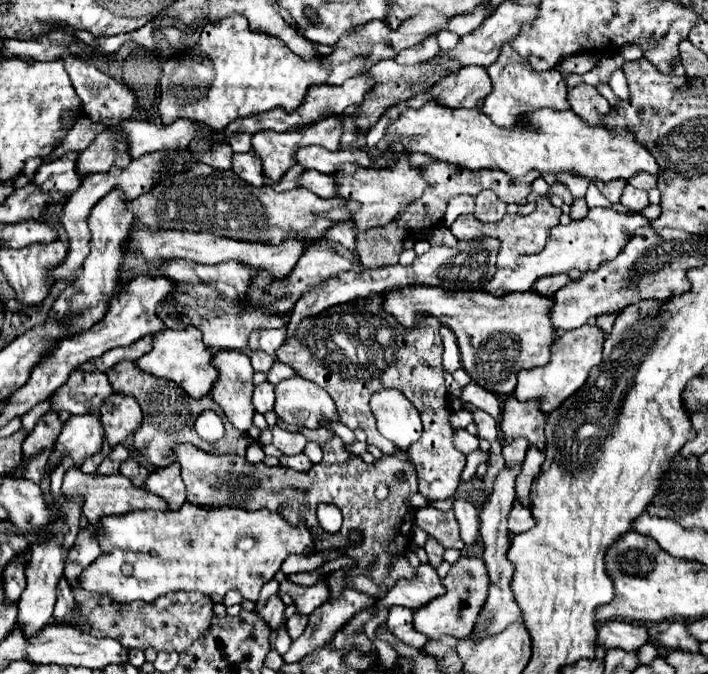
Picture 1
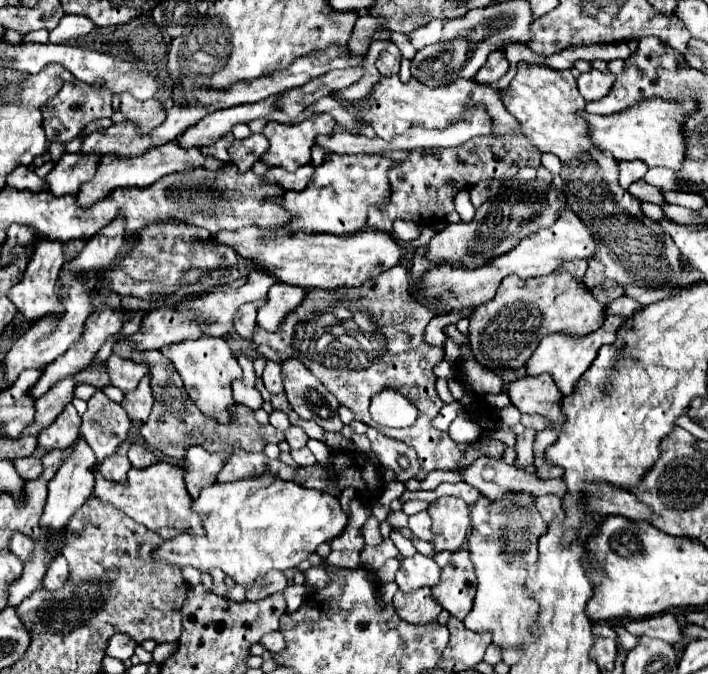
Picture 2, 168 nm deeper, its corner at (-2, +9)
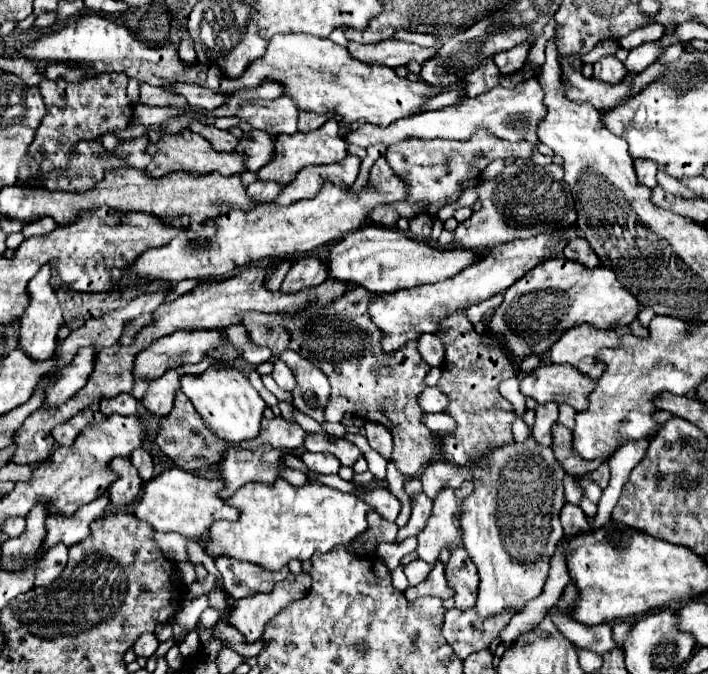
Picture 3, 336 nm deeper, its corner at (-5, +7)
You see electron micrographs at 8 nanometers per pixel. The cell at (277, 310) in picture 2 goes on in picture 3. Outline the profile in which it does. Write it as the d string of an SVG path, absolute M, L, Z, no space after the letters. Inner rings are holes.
M306 256L292 266L280 288L284 292L298 292L300 288L316 286L326 278L328 278L328 266L324 264L324 260L318 256Z

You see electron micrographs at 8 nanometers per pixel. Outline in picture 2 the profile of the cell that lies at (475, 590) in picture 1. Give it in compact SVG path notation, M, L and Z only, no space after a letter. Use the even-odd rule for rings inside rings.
M469 550L453 552L449 564L441 570L441 582L431 590L437 604L451 616L465 620L473 608L477 578Z

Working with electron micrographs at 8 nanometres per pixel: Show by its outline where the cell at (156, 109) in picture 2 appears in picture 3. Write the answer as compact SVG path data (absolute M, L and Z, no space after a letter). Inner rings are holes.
M140 84L140 100L148 106L164 106L164 104L172 104L182 108L186 104L186 98L176 94L176 92L168 92L164 88L156 88L150 84Z

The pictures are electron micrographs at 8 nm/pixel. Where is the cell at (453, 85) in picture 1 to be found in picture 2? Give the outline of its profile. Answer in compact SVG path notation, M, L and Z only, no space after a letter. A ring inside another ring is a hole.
M491 52L489 58L487 58L487 62L475 74L475 80L483 82L483 84L493 84L501 76L505 76L507 70L509 70L509 64L505 60L505 54L503 52Z

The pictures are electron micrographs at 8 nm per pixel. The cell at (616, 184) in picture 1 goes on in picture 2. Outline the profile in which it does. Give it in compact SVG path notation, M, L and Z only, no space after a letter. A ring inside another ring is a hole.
M619 162L619 184L627 190L633 182L641 180L647 172L643 162Z

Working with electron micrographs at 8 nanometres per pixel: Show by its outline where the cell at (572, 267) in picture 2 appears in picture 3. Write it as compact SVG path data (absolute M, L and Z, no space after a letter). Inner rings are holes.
M578 236L578 240L572 240L572 244L568 244L564 248L564 256L568 260L576 260L576 262L582 262L586 264L588 268L594 268L600 264L596 252L592 252L590 244L584 240L584 236Z

